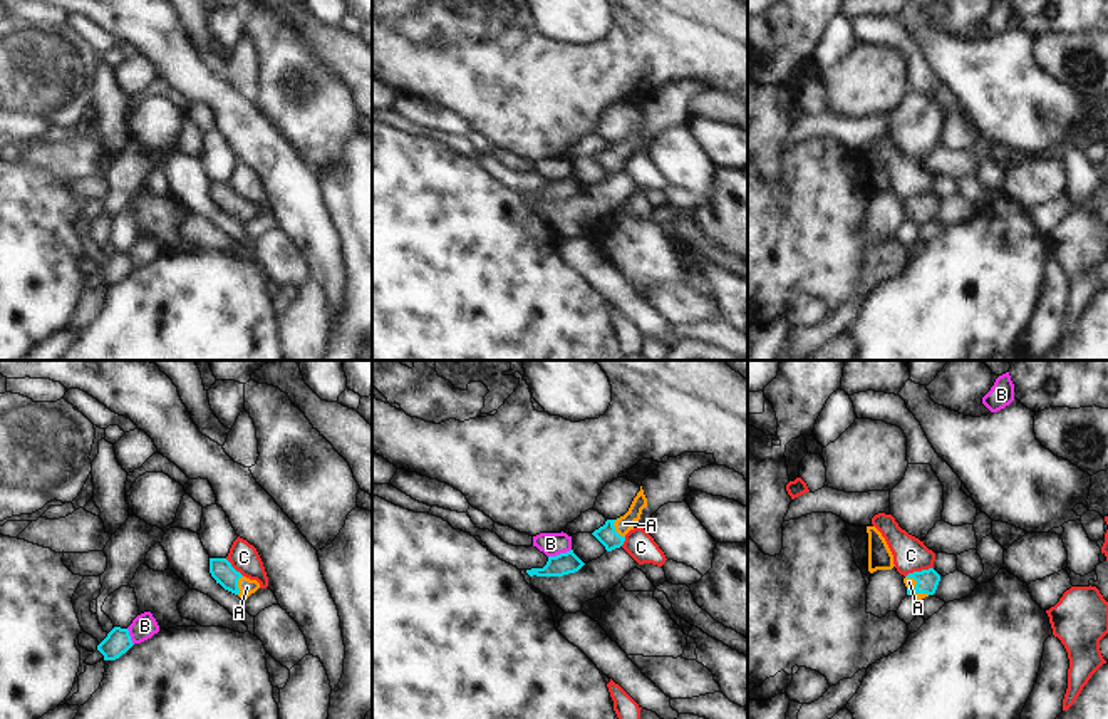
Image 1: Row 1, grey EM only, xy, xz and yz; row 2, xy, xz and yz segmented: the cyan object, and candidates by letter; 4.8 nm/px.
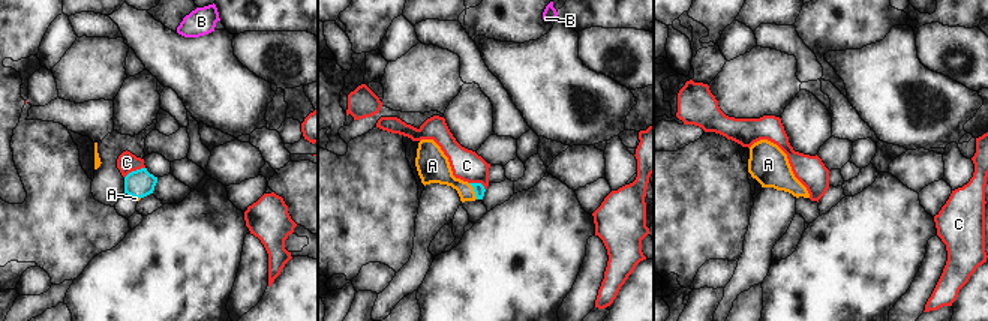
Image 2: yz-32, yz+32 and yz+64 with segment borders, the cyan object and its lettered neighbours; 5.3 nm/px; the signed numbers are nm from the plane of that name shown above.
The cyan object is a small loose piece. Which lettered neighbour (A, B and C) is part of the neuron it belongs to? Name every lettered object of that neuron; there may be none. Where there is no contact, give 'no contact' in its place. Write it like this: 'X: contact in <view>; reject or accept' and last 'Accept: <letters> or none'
A: contact in xz; accept
B: contact in xz; reject
C: contact in yz; reject
Accept: A

